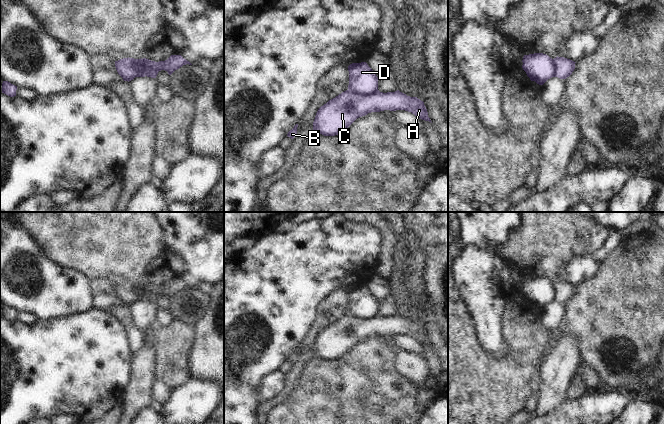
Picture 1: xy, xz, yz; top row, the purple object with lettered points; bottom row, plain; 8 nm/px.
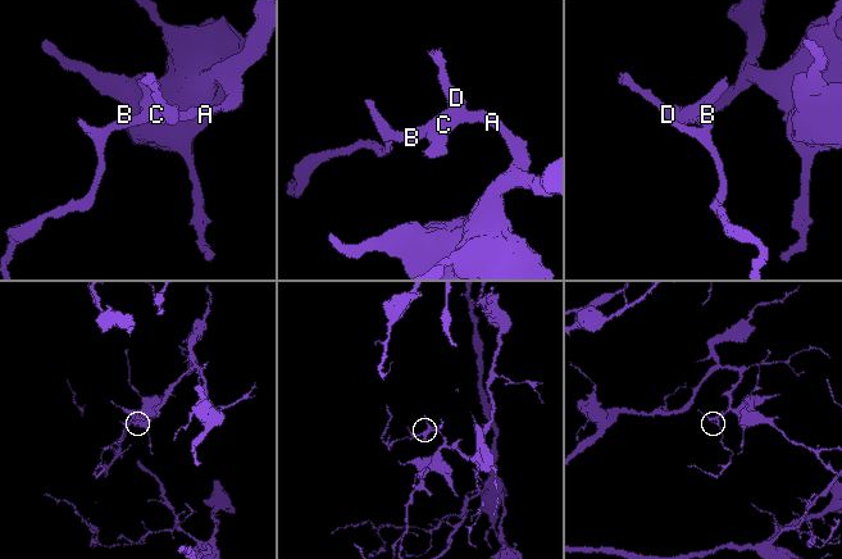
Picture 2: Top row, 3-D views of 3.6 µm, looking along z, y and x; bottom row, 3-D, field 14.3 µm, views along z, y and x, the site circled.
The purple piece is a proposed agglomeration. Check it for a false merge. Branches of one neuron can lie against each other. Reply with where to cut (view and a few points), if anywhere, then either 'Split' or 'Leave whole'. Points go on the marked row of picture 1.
Split along xz (348, 89), (359, 93), (373, 93), (377, 90). Split.

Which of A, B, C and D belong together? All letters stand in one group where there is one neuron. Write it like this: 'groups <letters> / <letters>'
groups A B C / D

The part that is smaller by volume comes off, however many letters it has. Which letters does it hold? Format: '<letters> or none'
D.

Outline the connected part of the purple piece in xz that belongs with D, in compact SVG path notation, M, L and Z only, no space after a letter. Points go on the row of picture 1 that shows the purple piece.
M366 62L350 64L348 71L348 90L359 94L373 94L378 90L378 77Z

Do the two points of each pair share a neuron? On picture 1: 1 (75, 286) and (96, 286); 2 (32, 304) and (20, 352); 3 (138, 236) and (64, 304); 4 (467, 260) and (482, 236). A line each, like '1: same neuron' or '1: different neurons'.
1: different neurons
2: different neurons
3: different neurons
4: different neurons

